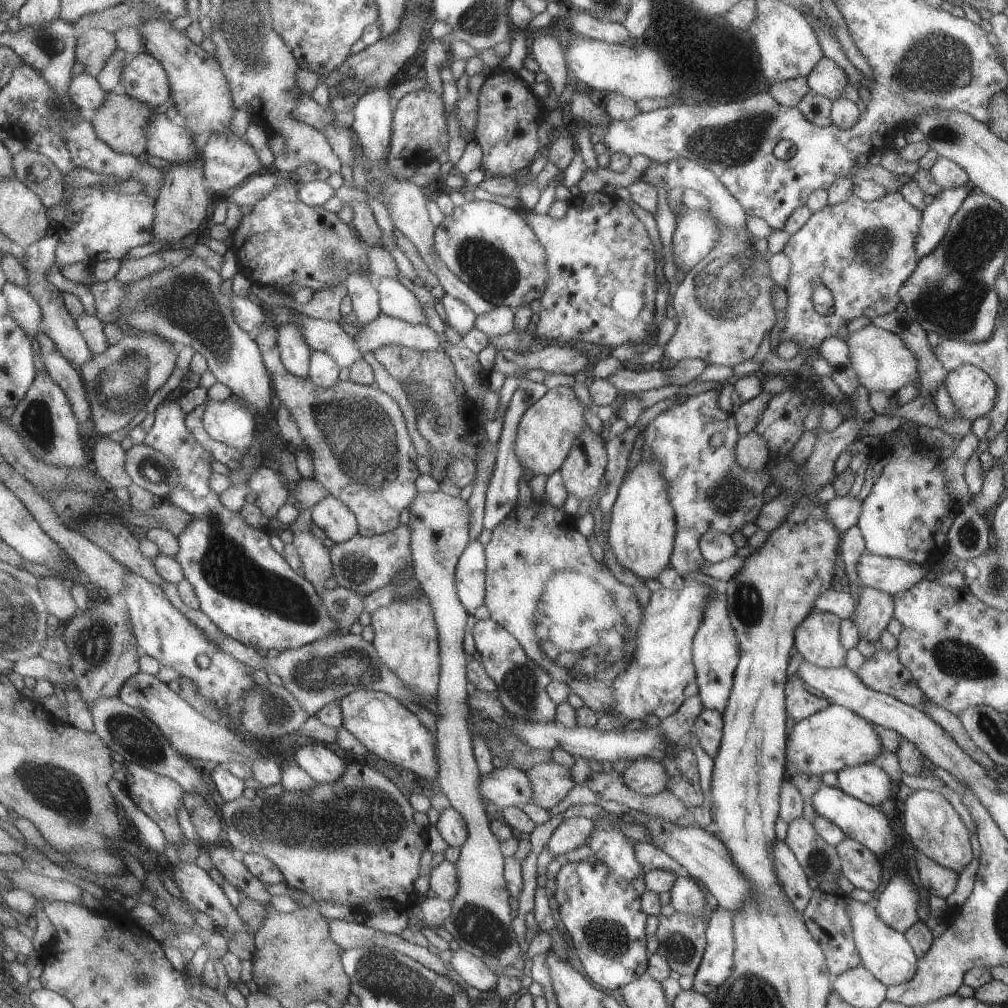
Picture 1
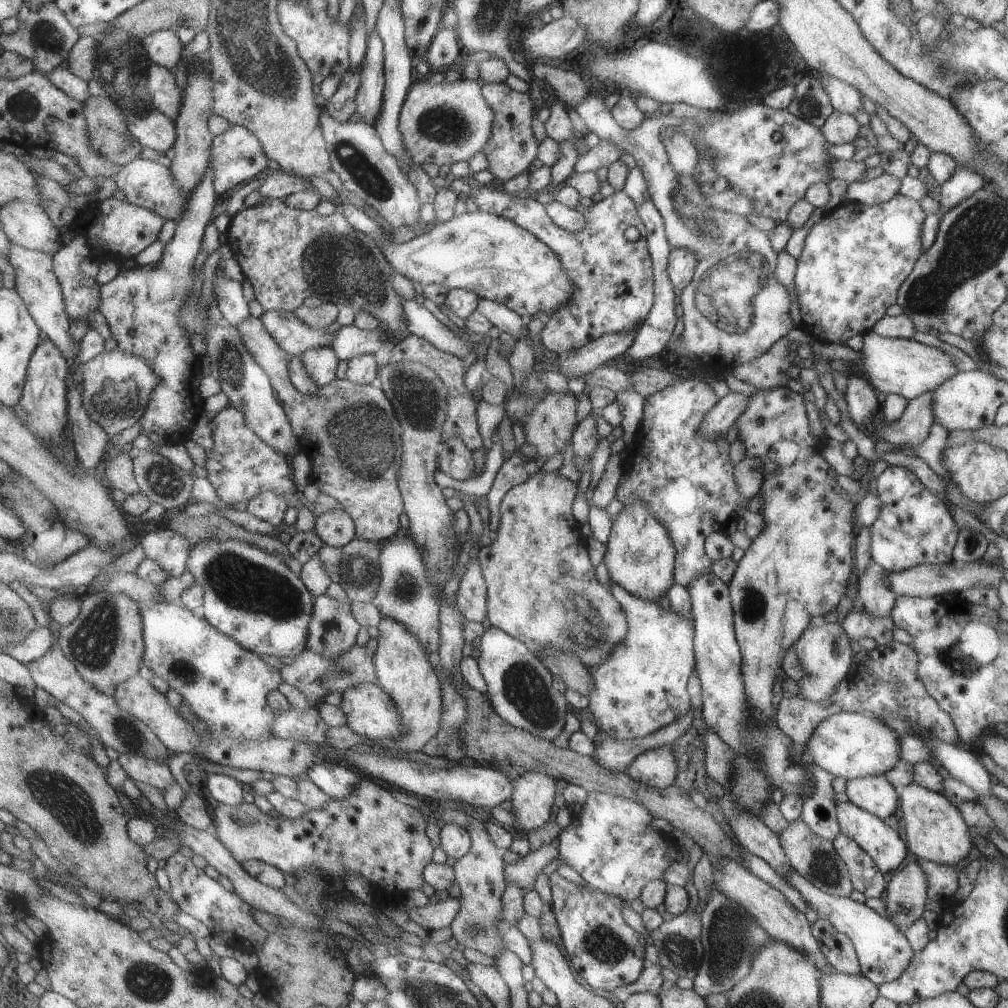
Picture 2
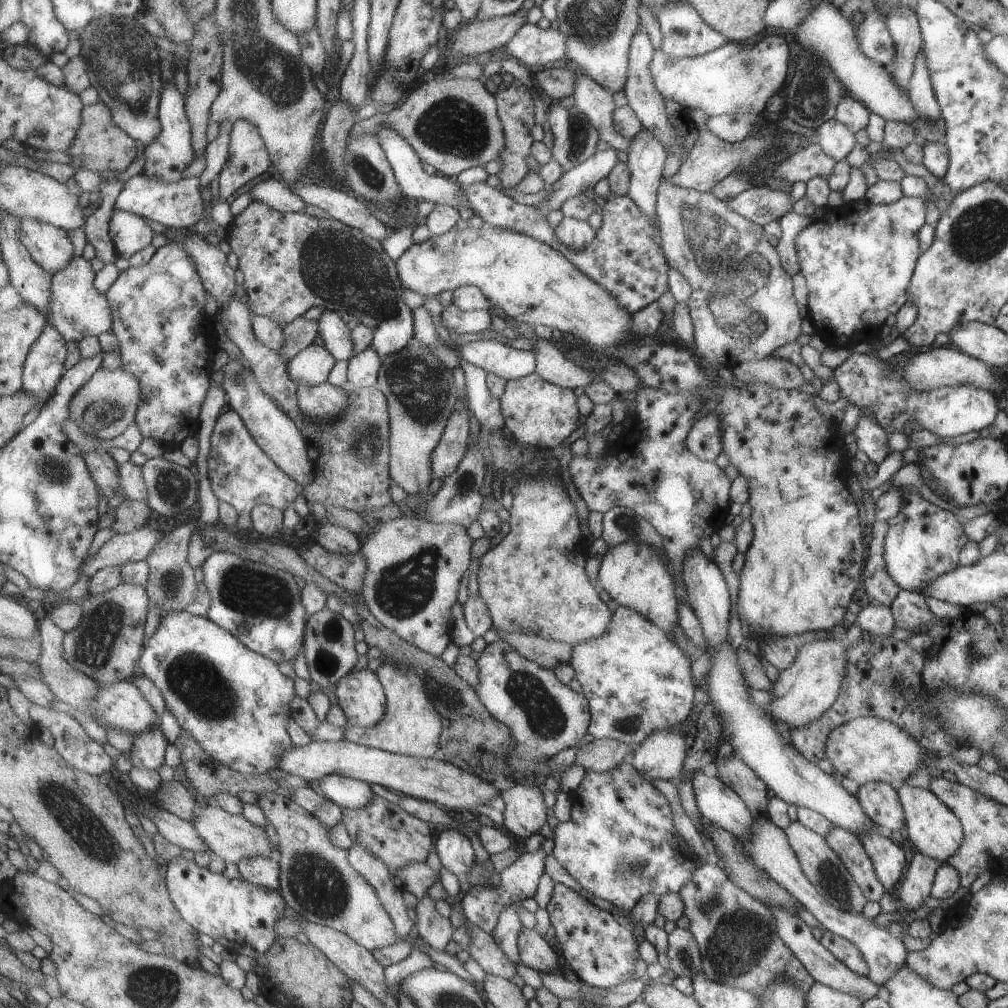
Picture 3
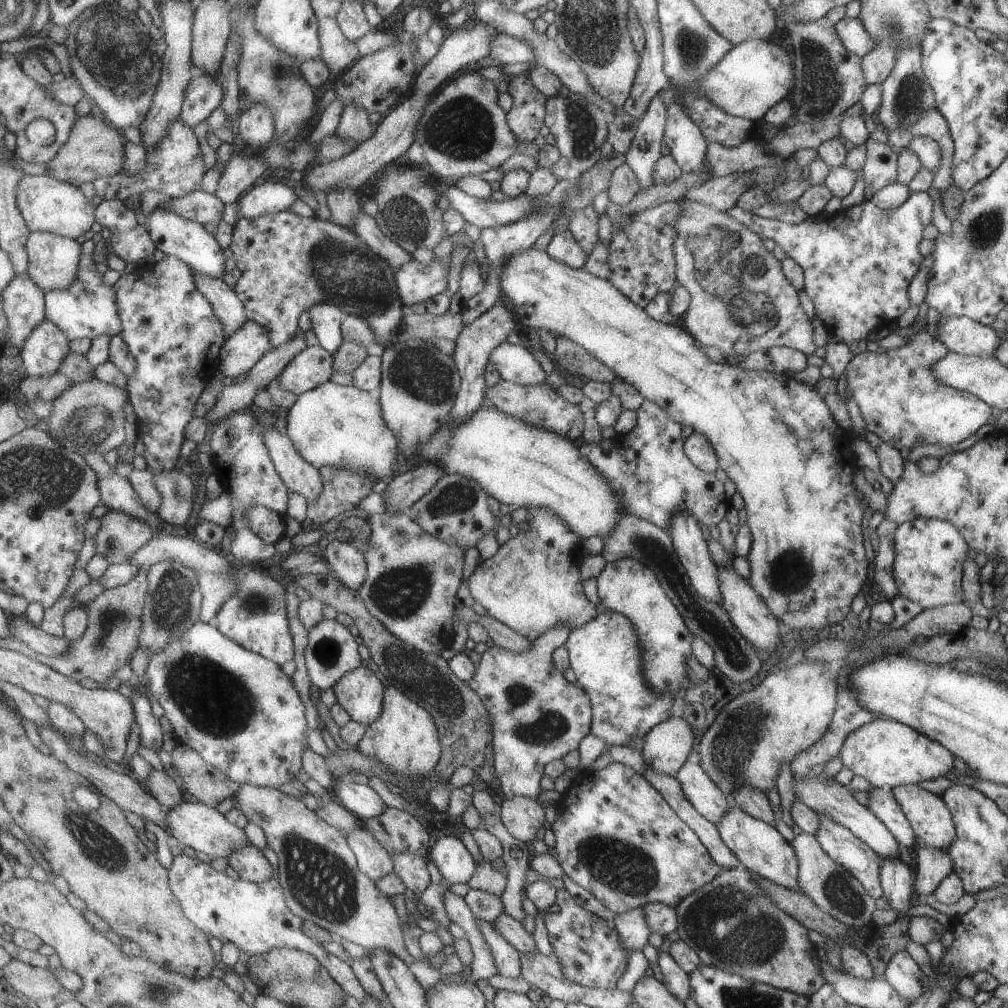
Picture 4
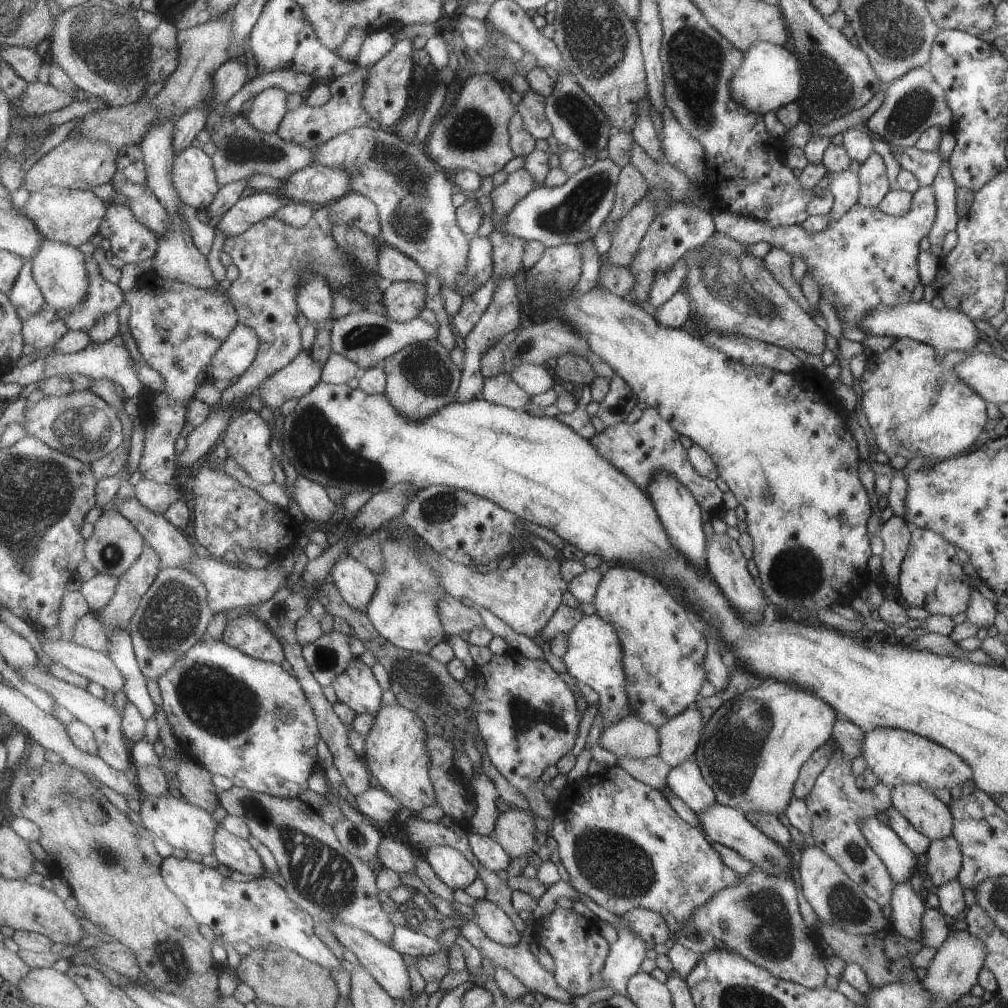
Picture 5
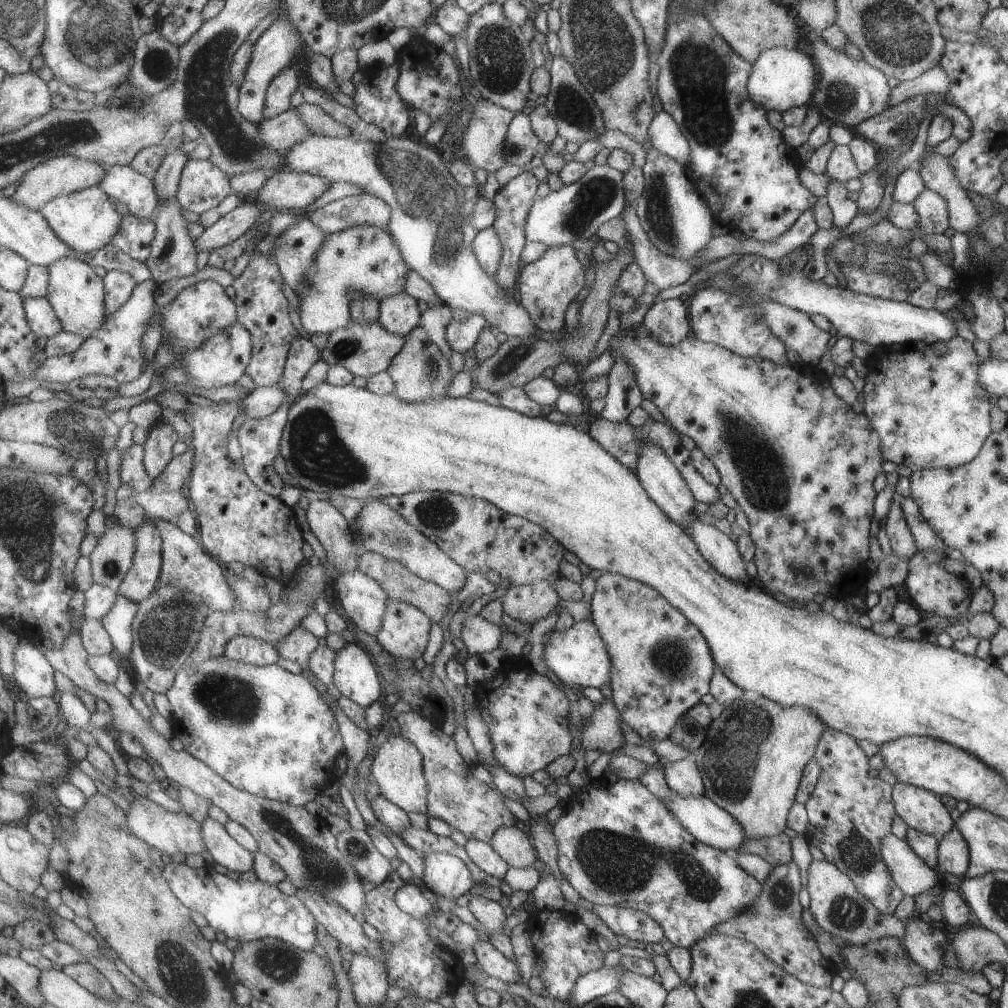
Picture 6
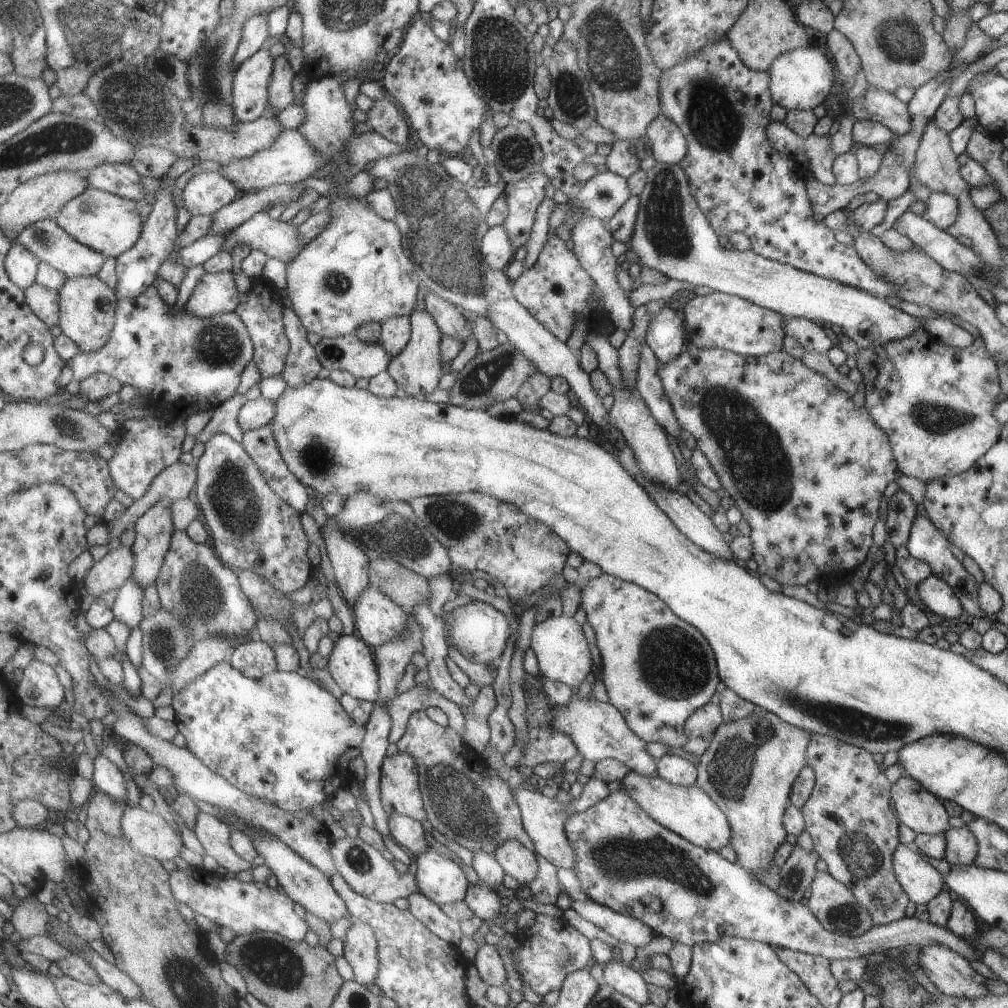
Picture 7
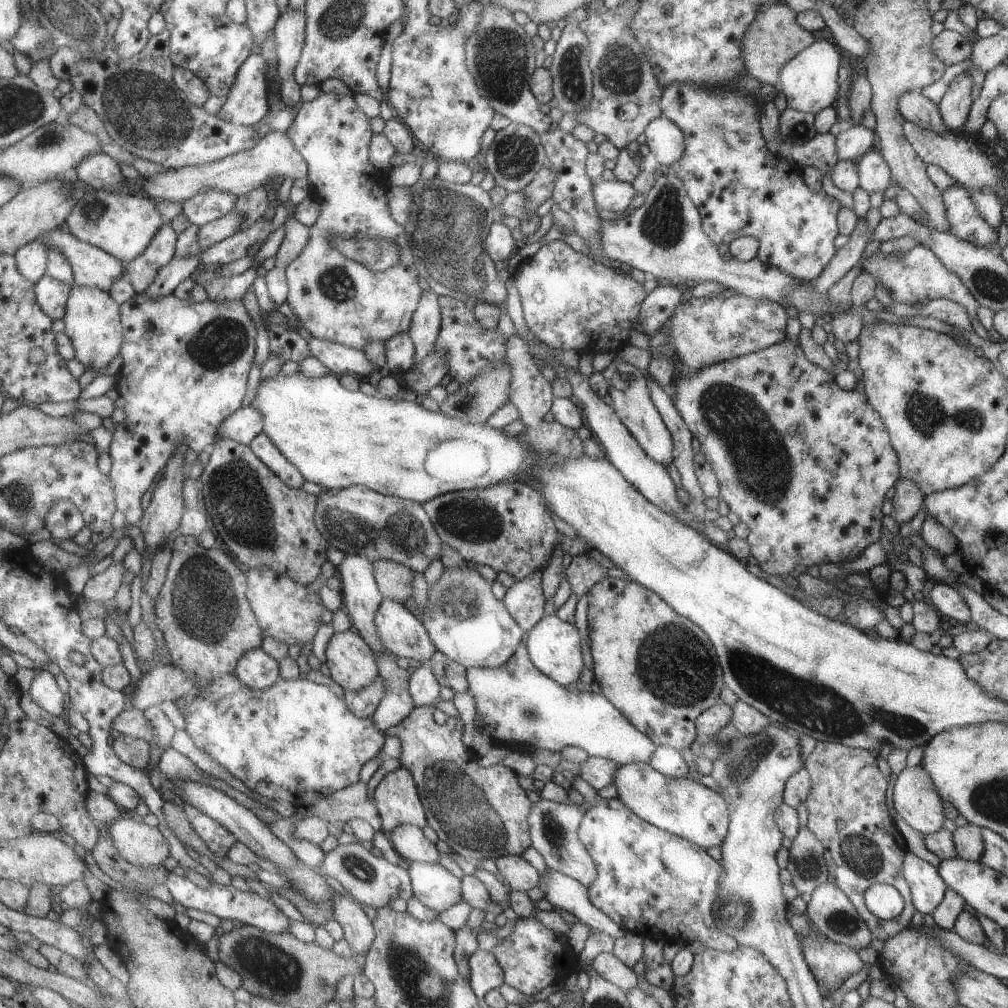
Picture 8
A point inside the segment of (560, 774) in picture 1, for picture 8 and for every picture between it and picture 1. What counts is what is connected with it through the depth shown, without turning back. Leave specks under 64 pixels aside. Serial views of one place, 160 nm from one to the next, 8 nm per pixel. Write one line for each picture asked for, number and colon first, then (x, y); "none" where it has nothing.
2: (532, 793)
3: (524, 813)
4: (521, 816)
5: (515, 833)
6: (511, 844)
7: (517, 861)
8: (520, 876)

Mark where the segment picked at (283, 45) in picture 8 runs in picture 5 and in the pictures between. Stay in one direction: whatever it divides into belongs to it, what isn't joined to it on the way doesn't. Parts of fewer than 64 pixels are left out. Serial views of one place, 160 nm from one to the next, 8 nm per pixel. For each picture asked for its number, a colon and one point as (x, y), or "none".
5: (270, 106)
6: (279, 95)
7: (282, 94)

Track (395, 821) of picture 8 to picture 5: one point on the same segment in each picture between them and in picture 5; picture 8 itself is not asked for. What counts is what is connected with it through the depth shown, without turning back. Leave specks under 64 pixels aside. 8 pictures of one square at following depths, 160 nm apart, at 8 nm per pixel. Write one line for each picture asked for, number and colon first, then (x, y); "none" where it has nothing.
5: (396, 753)
6: (399, 765)
7: (401, 791)

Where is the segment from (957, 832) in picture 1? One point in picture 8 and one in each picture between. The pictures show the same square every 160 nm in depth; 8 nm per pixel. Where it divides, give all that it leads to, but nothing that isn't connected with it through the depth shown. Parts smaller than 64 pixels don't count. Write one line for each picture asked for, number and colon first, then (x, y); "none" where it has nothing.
2: (934, 830)
3: (932, 828)
4: (930, 820)
5: (922, 809)
6: (922, 810)
7: (916, 808)
8: (914, 797)

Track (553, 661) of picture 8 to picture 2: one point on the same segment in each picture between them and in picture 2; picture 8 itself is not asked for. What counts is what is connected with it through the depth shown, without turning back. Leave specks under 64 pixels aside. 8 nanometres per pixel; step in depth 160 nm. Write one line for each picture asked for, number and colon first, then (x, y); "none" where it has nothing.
2: (639, 687)
3: (635, 679)
4: (604, 654)
5: (593, 655)
6: (576, 657)
7: (560, 648)

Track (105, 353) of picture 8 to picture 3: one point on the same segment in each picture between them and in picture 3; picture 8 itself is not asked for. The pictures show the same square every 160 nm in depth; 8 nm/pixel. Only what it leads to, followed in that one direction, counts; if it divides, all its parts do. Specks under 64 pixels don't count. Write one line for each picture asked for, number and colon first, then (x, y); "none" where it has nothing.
3: (51, 247)
4: (55, 260)
5: (61, 270)
6: (77, 292)
7: (88, 307)

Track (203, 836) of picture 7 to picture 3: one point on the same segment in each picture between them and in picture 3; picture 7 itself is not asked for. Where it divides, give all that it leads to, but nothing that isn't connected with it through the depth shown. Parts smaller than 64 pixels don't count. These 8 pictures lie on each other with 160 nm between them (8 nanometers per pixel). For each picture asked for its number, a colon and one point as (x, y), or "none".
3: (262, 871)
4: (250, 863)
5: (238, 854)
6: (225, 850)

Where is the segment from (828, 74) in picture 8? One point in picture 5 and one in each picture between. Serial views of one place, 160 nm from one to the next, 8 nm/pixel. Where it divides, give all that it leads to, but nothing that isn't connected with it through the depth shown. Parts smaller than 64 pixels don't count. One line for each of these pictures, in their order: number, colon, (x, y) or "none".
5: (769, 76)
6: (781, 78)
7: (802, 78)

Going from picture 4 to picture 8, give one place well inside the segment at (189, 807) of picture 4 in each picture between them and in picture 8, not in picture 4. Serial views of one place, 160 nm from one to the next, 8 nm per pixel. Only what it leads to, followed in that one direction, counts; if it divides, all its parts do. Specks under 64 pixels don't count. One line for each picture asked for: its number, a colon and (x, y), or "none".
5: (182, 825)
6: (171, 833)
7: (147, 831)
8: (143, 845)

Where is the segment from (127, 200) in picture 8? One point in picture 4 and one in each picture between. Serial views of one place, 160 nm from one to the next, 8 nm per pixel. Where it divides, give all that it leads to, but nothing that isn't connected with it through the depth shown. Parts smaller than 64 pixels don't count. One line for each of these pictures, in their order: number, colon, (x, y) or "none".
4: (48, 204)
5: (70, 216)
6: (87, 220)
7: (112, 224)

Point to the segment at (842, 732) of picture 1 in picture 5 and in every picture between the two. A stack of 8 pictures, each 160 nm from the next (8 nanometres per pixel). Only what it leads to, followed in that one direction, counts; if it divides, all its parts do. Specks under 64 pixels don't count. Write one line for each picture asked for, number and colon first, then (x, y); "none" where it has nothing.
2: (850, 745)
3: (865, 749)
4: (886, 753)
5: (896, 757)

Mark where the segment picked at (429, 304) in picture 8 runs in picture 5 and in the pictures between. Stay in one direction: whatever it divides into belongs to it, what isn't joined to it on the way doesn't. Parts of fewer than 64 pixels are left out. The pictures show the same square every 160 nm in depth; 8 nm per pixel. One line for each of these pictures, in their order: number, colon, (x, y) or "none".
5: (422, 379)
6: (421, 370)
7: (418, 369)

